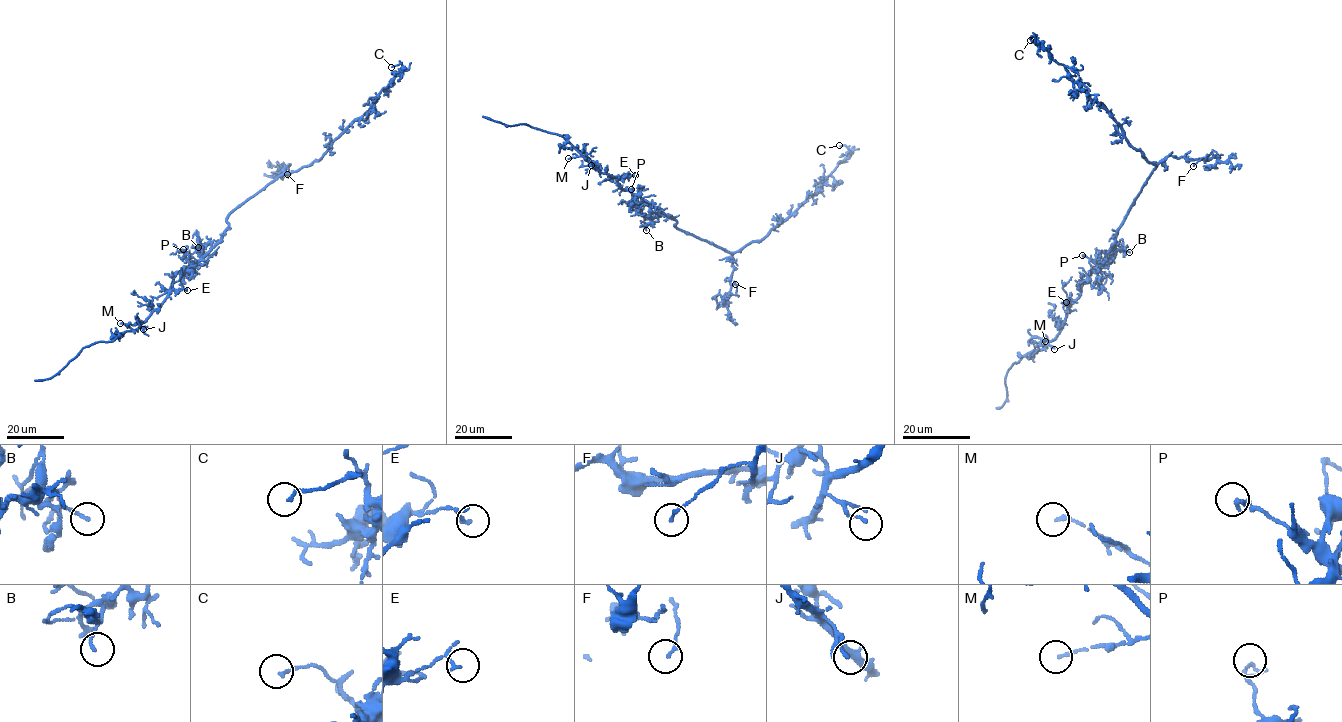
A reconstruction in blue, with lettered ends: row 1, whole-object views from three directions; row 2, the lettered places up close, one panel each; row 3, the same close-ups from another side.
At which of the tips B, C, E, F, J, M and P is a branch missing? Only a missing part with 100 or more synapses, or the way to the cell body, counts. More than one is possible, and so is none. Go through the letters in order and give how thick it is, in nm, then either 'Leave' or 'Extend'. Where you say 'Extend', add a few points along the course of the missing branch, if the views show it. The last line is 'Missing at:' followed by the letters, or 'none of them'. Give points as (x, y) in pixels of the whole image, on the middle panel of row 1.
B: Thickness 130 nm. Leave
C: Thickness 140 nm. Leave
E: Thickness 90 nm. Leave
F: Thickness 140 nm. Leave
J: Thickness 120 nm. Leave
M: Thickness 140 nm. Leave
P: Thickness 240 nm. Leave
Missing at: none of them

